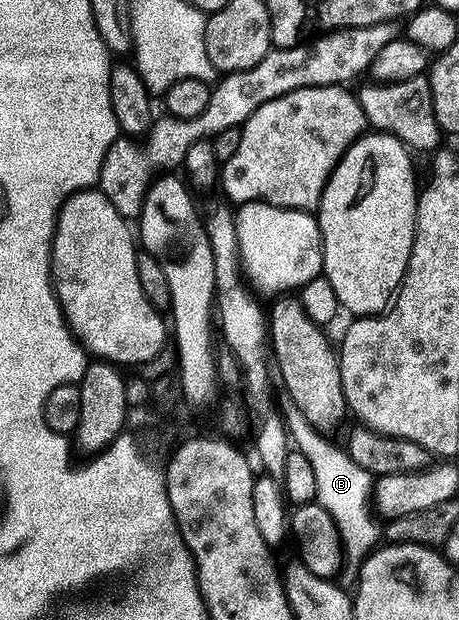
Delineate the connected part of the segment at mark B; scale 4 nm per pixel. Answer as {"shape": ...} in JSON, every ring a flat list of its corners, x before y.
{"shape":[[292,403,285,405,282,406,281,413,292,444,299,453,310,460,315,479,318,480,316,502,335,519,341,541,344,543,346,563,337,582,345,594,355,597,361,583,362,566,383,539,382,526,376,525,376,516,373,514,375,478,369,472,363,471,344,448,339,449,333,445,328,436,309,423,307,415,303,414,299,407,295,407]]}

